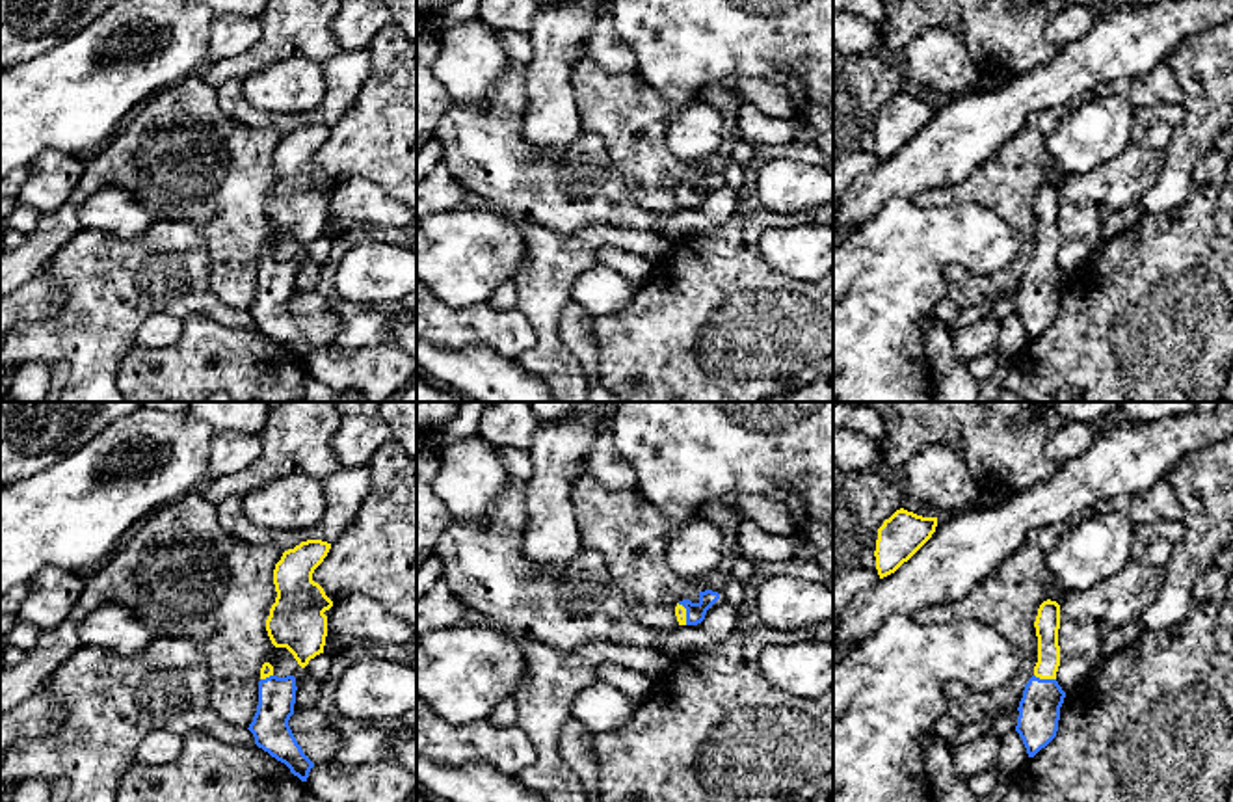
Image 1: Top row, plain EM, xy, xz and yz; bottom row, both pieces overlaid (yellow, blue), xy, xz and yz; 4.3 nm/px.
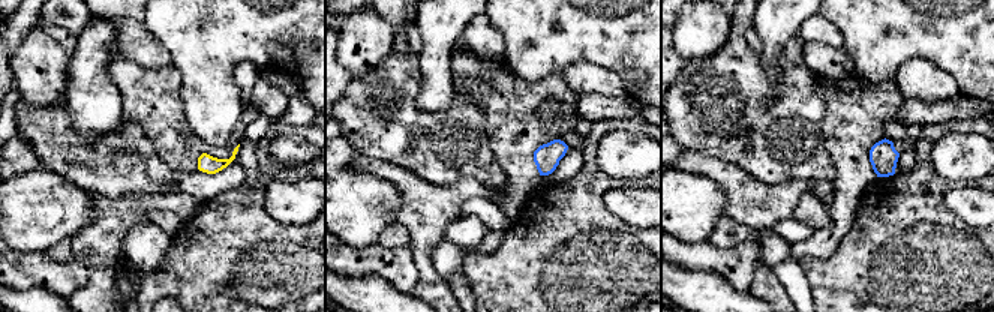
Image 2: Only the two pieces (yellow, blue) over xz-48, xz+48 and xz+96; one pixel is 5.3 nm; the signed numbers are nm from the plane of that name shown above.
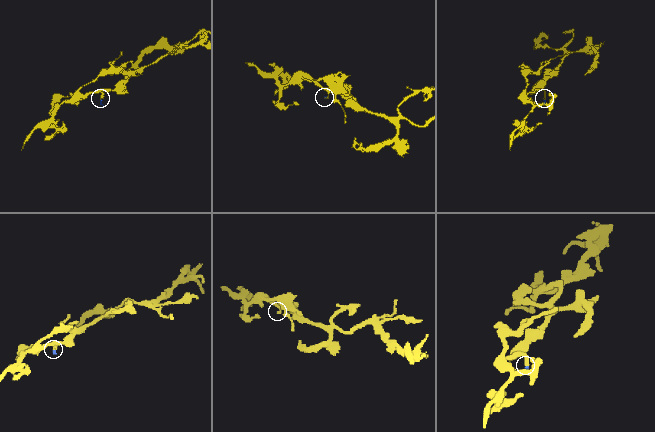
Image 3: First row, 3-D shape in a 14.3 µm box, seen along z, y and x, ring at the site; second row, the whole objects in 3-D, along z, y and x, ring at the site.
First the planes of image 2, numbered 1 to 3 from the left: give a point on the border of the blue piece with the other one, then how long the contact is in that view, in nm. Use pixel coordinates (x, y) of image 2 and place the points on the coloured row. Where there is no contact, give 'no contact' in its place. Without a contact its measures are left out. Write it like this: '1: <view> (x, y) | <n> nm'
1: no contact
2: no contact
3: no contact

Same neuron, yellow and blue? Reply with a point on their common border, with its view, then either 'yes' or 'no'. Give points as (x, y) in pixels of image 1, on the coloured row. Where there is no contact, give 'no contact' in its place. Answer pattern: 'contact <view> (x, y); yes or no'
contact yz (1046, 678); yes

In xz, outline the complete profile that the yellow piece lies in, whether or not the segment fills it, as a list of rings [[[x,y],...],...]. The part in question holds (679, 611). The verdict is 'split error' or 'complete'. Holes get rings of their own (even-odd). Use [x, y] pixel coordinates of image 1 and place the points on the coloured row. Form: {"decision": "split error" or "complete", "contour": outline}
{"decision": "split error", "contour": [[[705,590],[699,592],[699,601],[692,603],[690,599],[683,599],[675,607],[675,616],[679,625],[697,625],[705,620],[707,610],[720,599],[718,592]]]}

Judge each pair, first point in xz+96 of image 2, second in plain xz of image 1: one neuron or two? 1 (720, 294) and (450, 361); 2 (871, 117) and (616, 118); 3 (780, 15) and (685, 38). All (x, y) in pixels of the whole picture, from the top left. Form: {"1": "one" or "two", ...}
{"1": "one", "2": "one", "3": "two"}

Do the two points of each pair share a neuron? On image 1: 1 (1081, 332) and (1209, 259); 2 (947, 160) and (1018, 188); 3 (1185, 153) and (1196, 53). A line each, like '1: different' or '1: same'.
1: same
2: different
3: same

